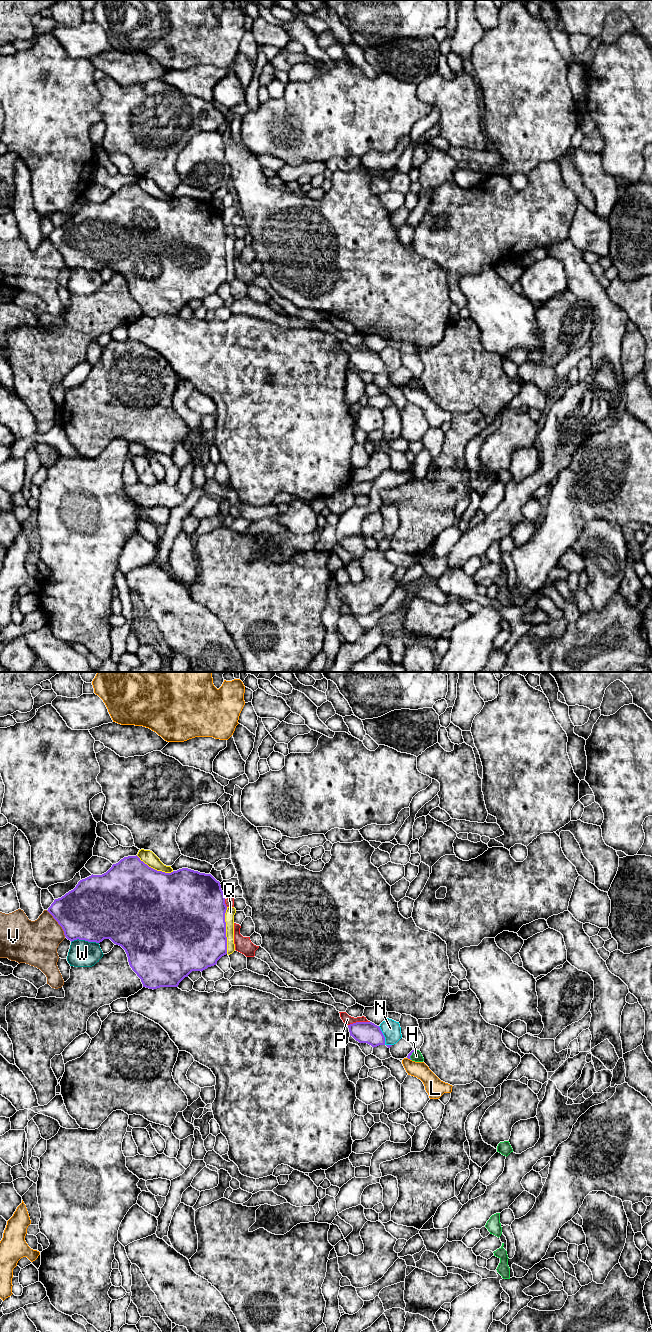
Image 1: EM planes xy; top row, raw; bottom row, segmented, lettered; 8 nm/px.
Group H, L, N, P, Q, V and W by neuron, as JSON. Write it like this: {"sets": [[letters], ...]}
{"sets": [["H"], ["L"], ["N"], ["P"], ["Q"], ["V"], ["W"]]}

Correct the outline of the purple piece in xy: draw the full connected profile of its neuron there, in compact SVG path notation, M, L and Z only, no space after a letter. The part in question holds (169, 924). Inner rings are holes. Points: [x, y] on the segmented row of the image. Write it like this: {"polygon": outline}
{"polygon": "M136 855L124 857L118 863L113 864L112 867L102 875L92 874L80 880L73 890L69 891L61 898L55 899L47 911L62 927L65 937L71 942L79 939L100 943L104 939L110 939L114 944L121 946L127 954L130 967L141 979L143 987L154 990L160 987L178 987L179 983L185 977L188 977L192 971L202 972L208 967L216 965L217 961L227 954L226 910L227 906L220 882L211 874L200 873L188 868L182 868L171 873L157 871L141 861Z"}

